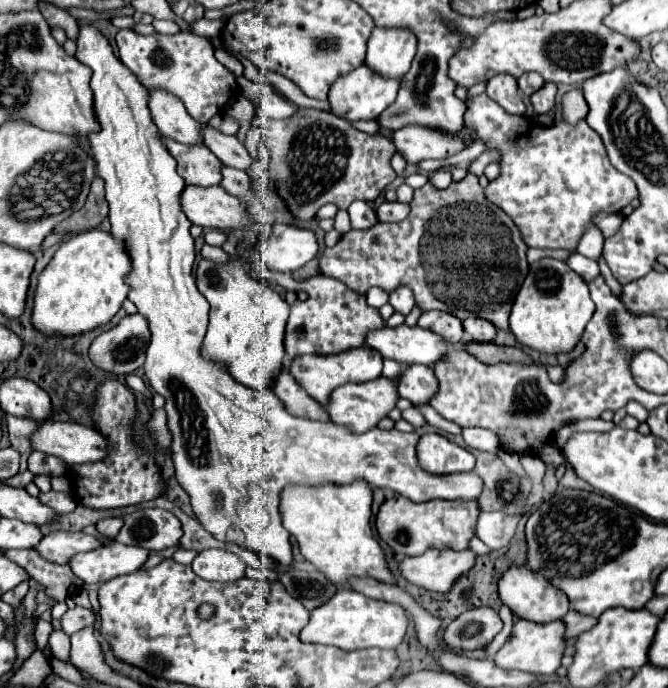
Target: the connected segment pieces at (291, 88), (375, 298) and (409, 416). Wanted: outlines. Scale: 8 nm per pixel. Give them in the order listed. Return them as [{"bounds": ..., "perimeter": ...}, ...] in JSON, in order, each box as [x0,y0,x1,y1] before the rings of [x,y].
[{"bounds":[260,70,332,113],"perimeter":[[[271,70],[260,72],[268,82],[298,106],[317,108],[329,113],[332,112],[327,100],[319,101],[305,96],[297,85],[284,76],[281,76],[281,74],[271,72]]]},{"bounds":[367,288,389,308],"perimeter":[[[371,288],[371,290],[367,292],[367,304],[369,304],[371,308],[381,308],[383,304],[387,304],[387,300],[389,300],[389,296],[387,296],[387,292],[381,290],[381,288]]]},{"bounds":[401,406,425,428],"perimeter":[[[411,406],[411,408],[407,408],[407,410],[403,410],[401,412],[401,416],[403,416],[403,420],[407,420],[409,424],[413,424],[415,428],[417,426],[423,426],[425,424],[425,418],[421,416],[421,412],[415,408],[415,406]]]}]

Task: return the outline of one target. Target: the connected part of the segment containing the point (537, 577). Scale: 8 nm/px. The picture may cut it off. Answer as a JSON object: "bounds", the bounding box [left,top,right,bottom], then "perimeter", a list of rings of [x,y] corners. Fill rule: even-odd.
{"bounds":[499,564,569,624],"perimeter":[[[527,564],[509,566],[509,570],[505,570],[499,580],[499,596],[511,608],[513,614],[539,624],[559,620],[569,612],[569,600],[565,598],[565,594],[561,594],[561,590],[557,590],[541,572],[529,570]]]}

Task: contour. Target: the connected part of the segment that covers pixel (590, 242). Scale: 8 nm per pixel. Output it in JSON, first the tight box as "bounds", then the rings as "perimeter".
{"bounds":[577,226,603,260],"perimeter":[[[589,226],[589,228],[585,228],[585,234],[579,240],[577,252],[585,254],[585,256],[593,256],[597,260],[601,256],[601,246],[603,246],[603,238],[601,238],[599,228],[597,226]]]}

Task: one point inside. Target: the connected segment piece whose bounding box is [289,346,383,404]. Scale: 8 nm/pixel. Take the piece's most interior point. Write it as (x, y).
(318, 375)

